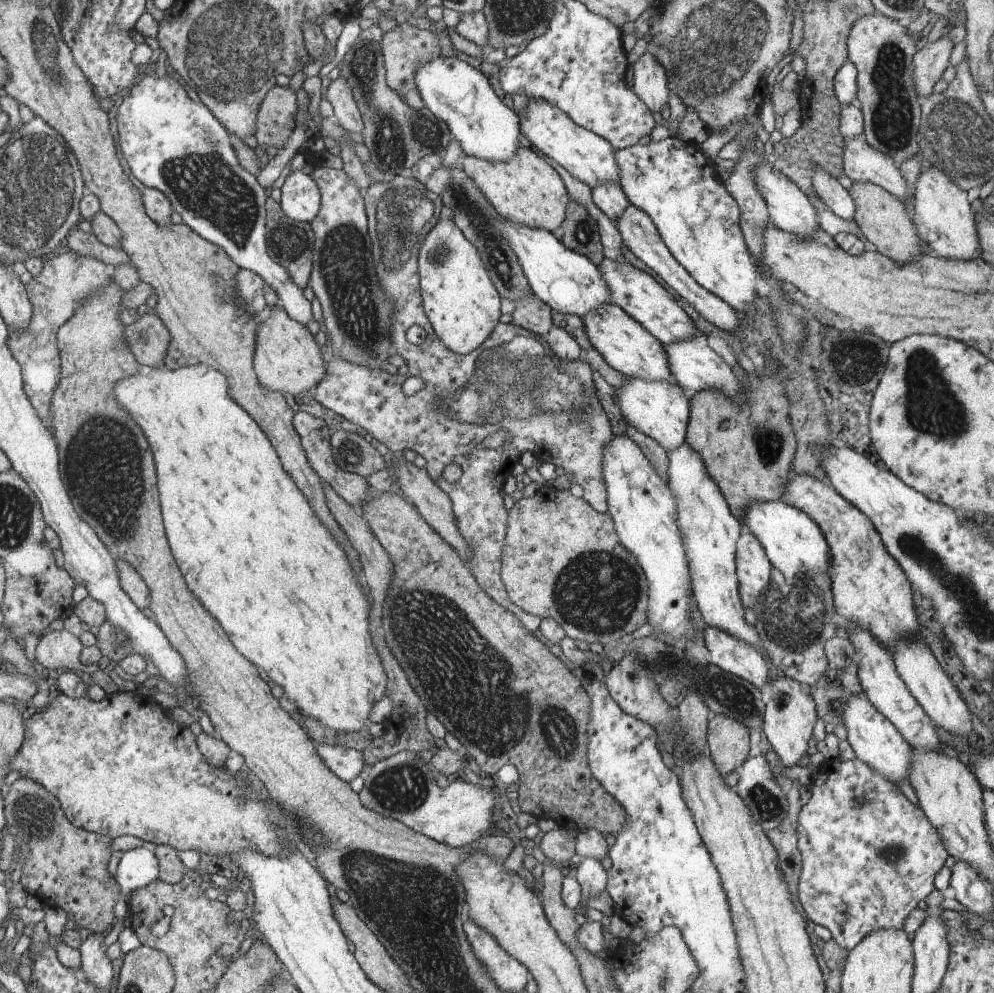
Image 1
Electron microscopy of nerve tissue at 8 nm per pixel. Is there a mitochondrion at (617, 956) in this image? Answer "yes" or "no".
no

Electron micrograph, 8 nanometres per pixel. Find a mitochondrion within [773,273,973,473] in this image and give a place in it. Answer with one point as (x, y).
(933, 410)

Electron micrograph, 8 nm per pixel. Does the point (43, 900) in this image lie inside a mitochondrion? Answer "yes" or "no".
no

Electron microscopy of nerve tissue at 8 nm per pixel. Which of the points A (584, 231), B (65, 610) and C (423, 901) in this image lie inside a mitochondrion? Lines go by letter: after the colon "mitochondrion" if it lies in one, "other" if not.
A: mitochondrion
B: other
C: mitochondrion

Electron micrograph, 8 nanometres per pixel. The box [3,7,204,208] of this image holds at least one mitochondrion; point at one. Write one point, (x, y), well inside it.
(41, 46)

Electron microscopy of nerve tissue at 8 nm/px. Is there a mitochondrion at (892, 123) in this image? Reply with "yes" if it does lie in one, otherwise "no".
yes

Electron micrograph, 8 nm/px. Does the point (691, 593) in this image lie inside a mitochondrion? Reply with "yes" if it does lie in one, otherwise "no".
no

